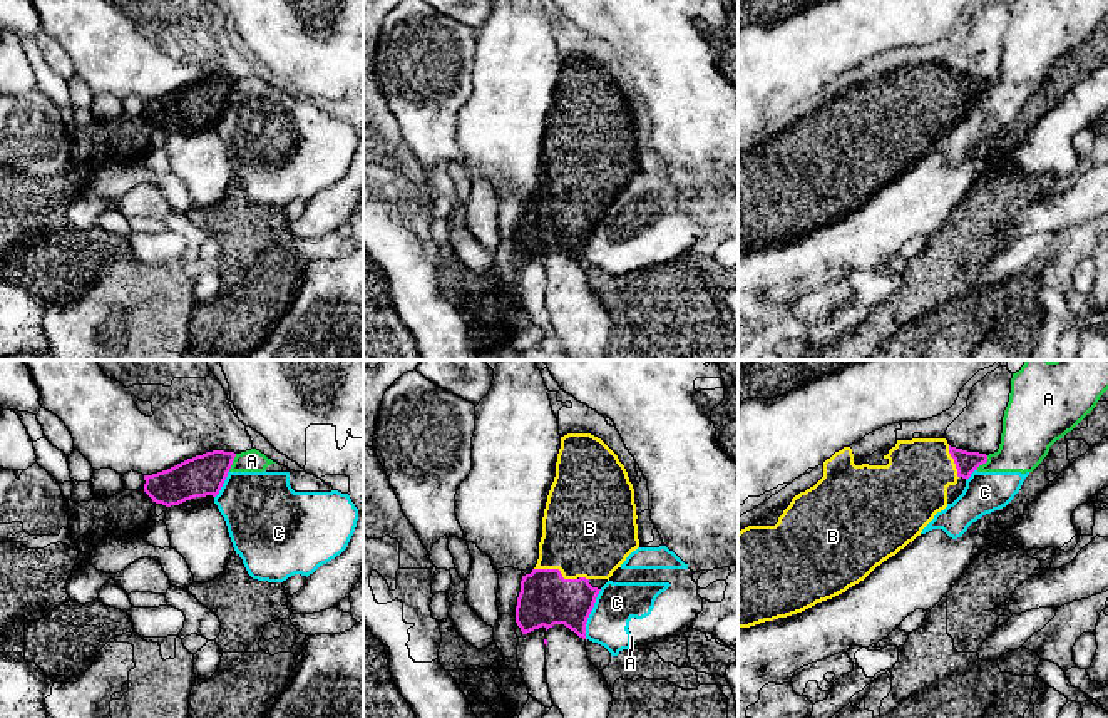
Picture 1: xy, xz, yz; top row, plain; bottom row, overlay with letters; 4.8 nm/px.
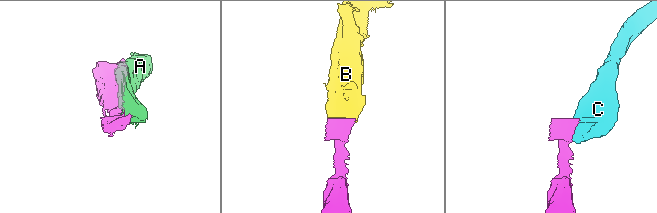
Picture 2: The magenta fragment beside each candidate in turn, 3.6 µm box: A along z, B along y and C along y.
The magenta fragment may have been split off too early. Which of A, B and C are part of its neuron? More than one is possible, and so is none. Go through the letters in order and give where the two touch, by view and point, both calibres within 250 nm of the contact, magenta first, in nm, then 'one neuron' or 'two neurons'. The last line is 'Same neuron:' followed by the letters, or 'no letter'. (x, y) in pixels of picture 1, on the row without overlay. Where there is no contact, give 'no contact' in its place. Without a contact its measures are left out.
A: xy (231, 87) | 200/110 nm | two neurons
B: xz (556, 194) | 260/440 nm | one neuron
C: xz (589, 238) | 260/200 nm | two neurons
Same neuron: B

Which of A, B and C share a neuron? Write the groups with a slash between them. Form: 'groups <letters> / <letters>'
groups A C / B

